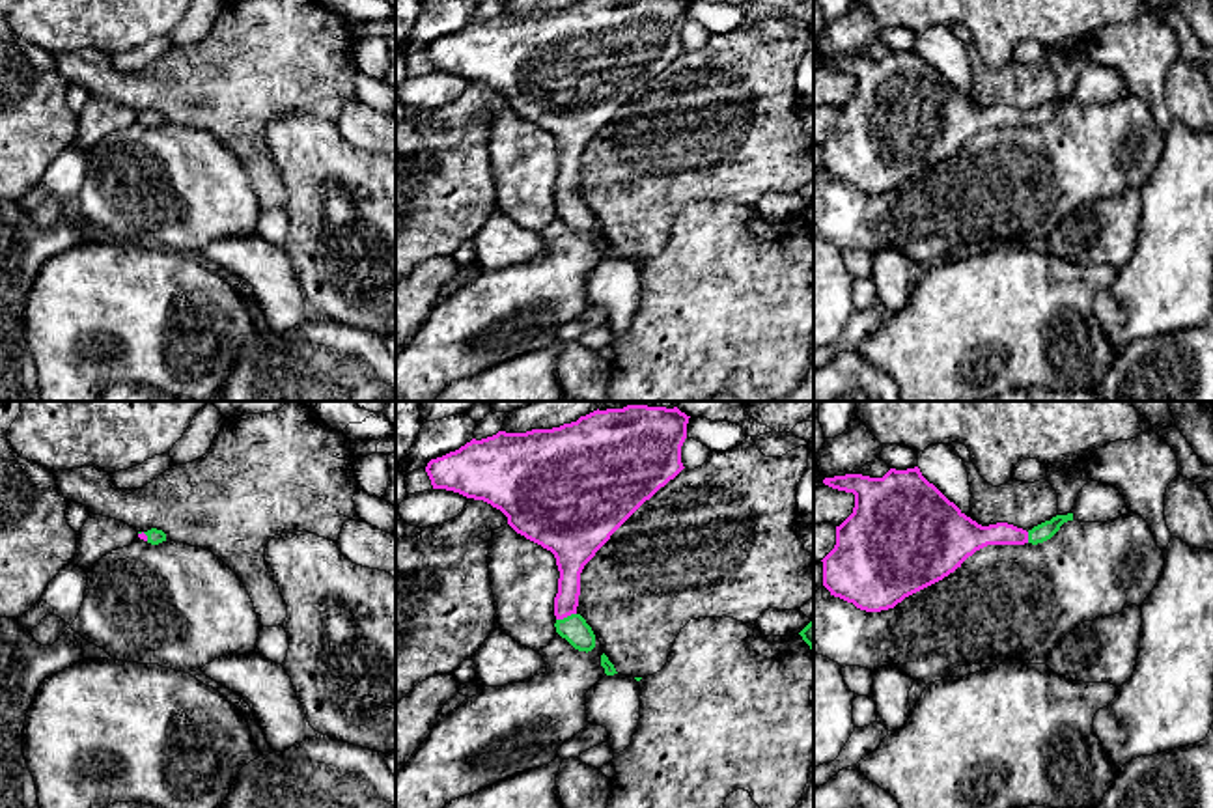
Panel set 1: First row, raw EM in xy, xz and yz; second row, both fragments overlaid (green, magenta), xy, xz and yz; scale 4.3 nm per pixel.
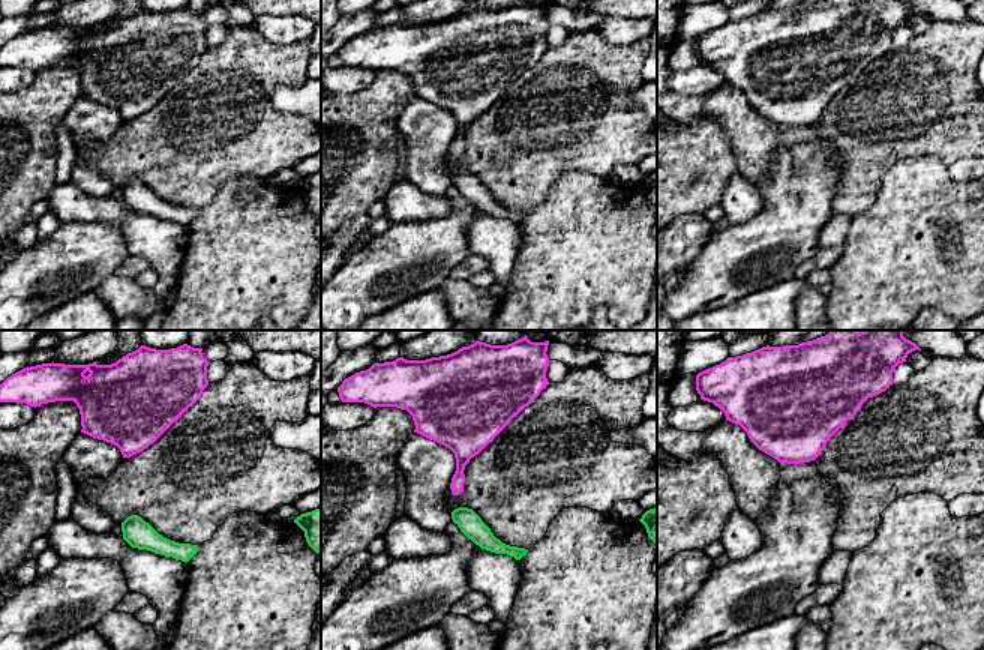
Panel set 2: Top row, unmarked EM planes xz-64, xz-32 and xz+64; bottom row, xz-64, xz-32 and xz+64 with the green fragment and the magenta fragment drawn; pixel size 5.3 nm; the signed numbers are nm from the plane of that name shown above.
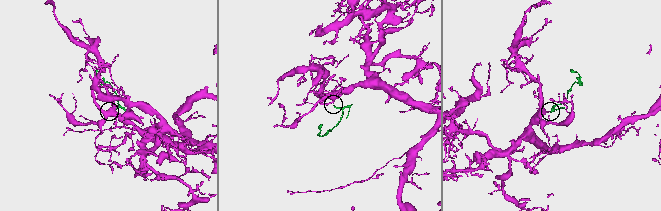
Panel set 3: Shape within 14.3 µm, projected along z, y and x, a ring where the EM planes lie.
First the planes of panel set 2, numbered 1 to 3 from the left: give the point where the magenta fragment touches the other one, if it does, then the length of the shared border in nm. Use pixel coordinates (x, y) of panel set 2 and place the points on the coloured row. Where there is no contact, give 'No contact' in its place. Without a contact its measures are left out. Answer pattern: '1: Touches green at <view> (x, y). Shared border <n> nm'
1: No contact
2: No contact
3: No contact

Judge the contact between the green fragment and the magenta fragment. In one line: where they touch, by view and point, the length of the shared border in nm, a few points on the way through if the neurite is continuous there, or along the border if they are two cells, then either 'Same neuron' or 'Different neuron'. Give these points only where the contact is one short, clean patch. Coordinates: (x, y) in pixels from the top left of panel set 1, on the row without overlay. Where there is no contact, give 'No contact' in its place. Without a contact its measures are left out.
Touches green at xz (568, 198). Shared border 90 nm. Path across: xz (573, 209), (568, 198), (571, 140). Same neuron

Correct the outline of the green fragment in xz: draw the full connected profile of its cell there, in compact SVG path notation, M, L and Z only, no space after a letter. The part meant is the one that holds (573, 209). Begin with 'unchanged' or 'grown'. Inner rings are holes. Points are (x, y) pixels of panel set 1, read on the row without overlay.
grown; M579 0L552 11L498 13L431 41L425 54L433 71L491 86L517 116L554 136L560 153L556 215L588 235L595 230L595 216L577 194L580 155L610 118L685 50L687 6L689 0Z

